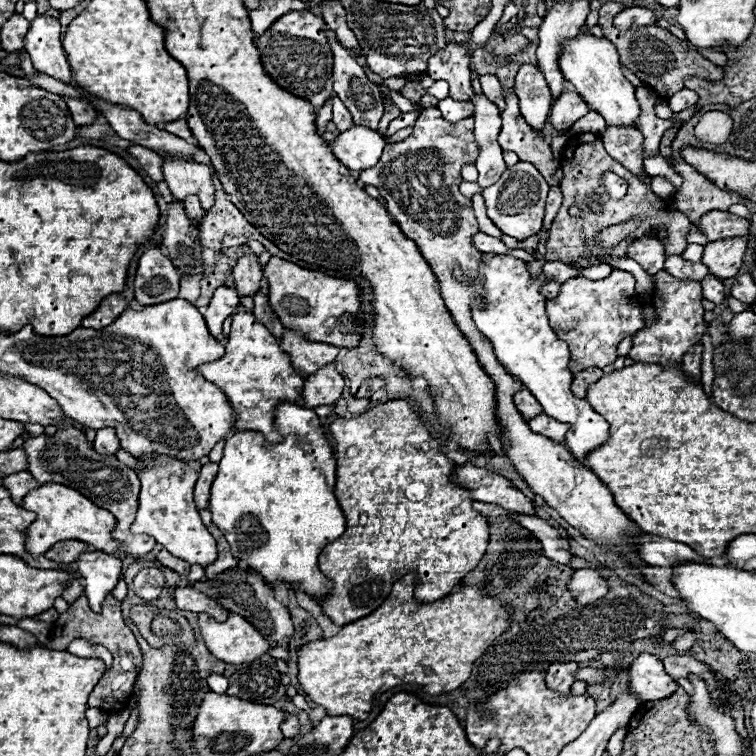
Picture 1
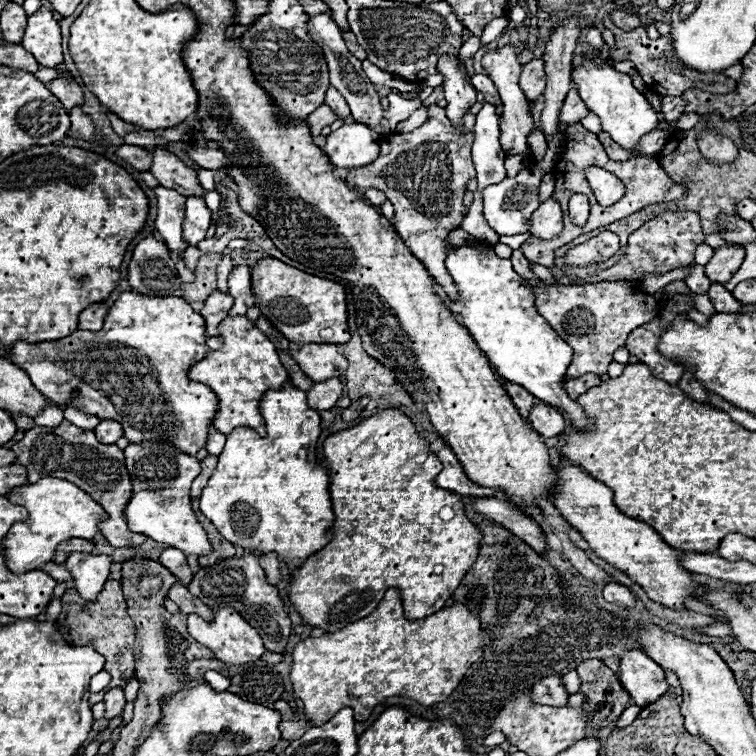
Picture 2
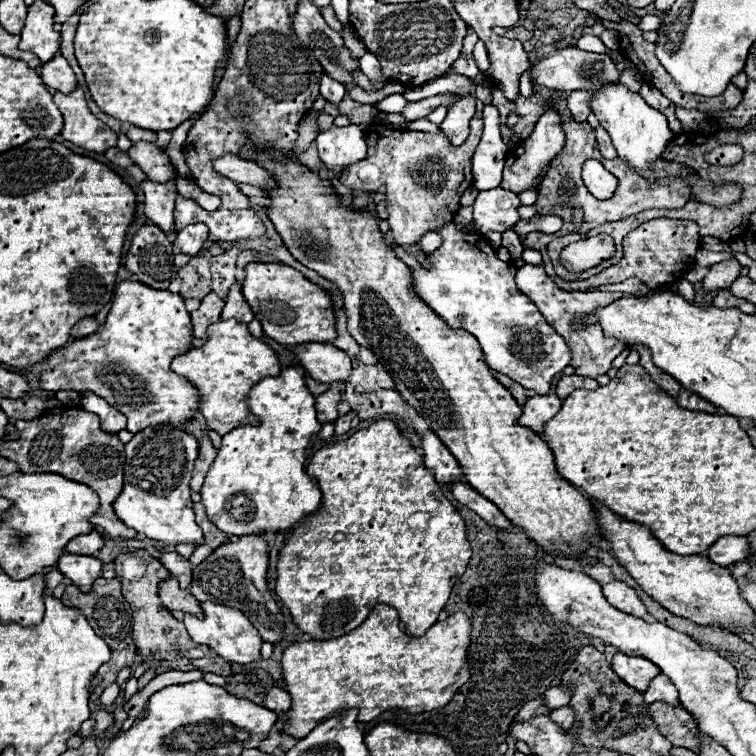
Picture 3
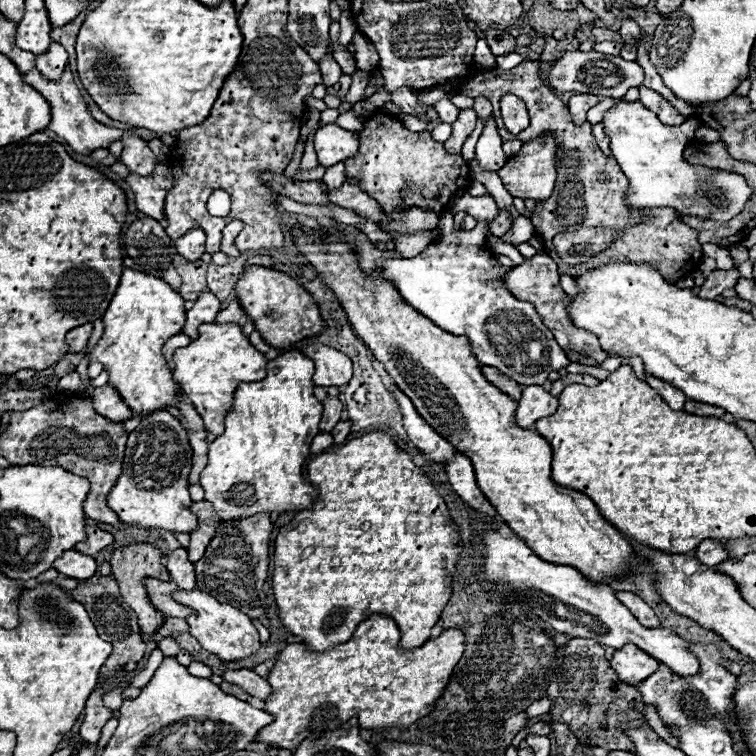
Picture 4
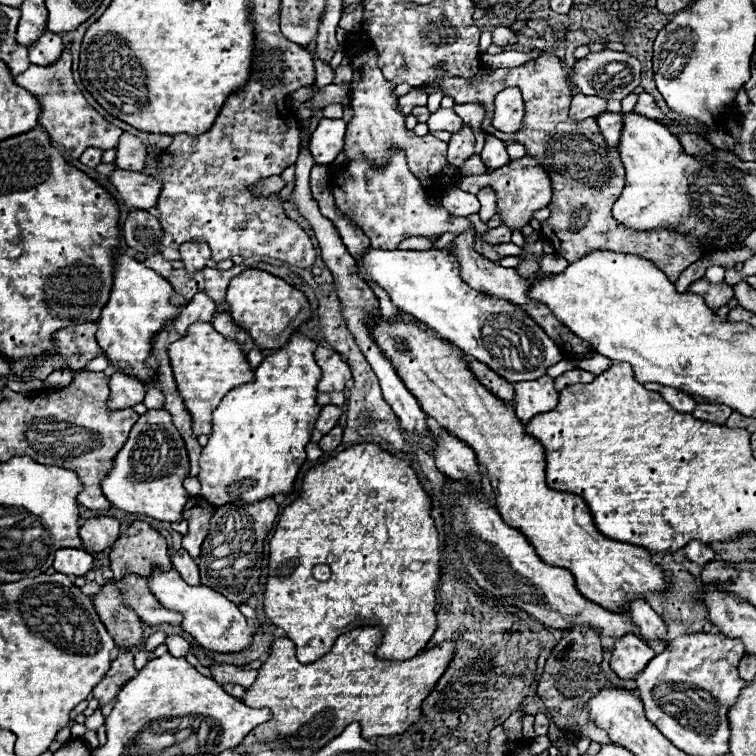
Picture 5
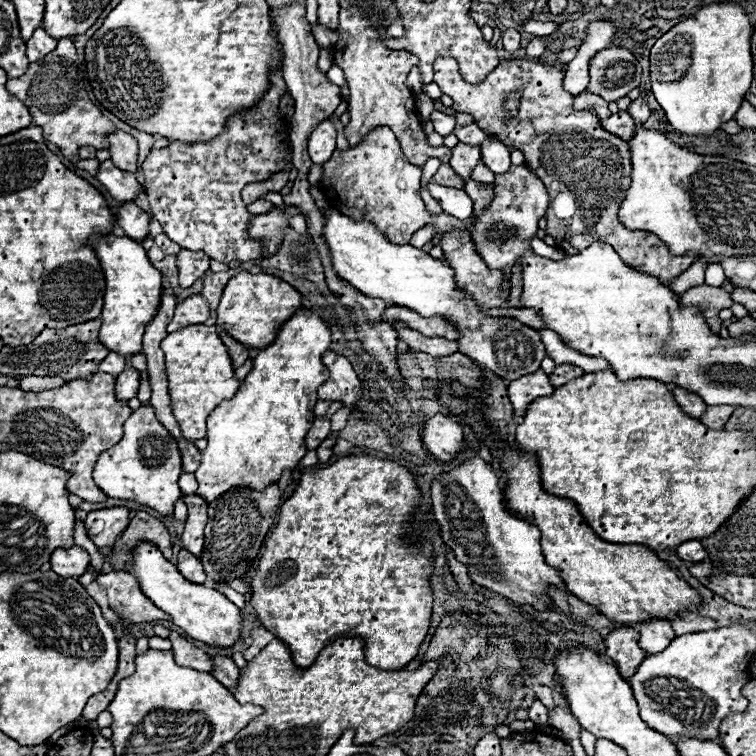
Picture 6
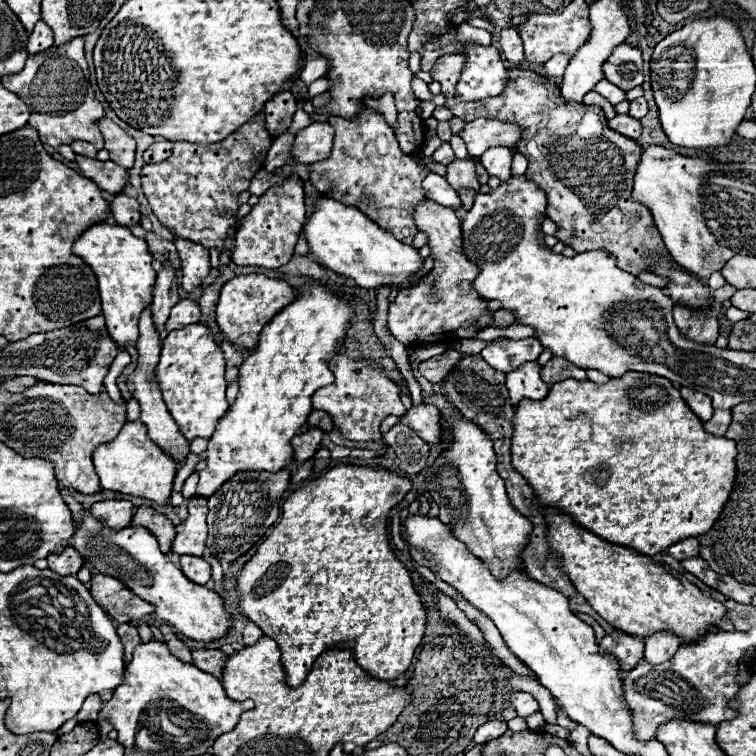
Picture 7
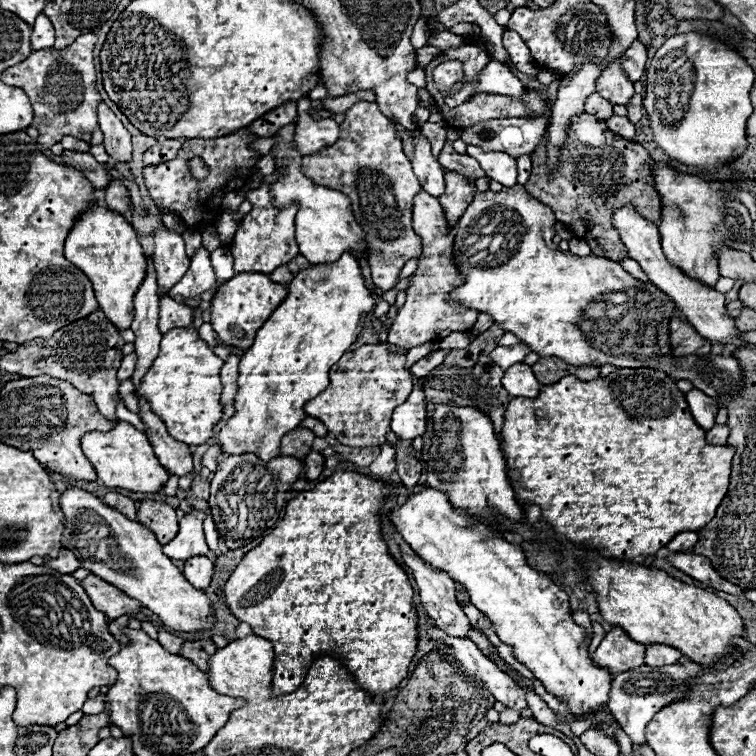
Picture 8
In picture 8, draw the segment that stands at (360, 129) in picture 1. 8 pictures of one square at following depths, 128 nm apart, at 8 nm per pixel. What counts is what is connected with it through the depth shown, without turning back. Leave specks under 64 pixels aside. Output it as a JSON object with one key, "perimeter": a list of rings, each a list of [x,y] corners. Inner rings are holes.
{"perimeter":[[[302,96],[298,100],[298,122],[294,132],[294,148],[300,152],[300,156],[312,156],[328,146],[332,146],[338,140],[338,124],[332,118],[326,120],[312,120],[312,116],[306,112],[310,108],[308,96]]]}

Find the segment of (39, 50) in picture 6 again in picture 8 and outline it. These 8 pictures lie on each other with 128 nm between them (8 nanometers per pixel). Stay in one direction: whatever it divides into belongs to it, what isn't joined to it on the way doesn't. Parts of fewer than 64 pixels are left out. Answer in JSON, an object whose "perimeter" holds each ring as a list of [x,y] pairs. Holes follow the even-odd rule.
{"perimeter":[[[40,14],[32,30],[32,50],[44,50],[48,46],[54,46],[54,28],[50,20],[44,14]]]}

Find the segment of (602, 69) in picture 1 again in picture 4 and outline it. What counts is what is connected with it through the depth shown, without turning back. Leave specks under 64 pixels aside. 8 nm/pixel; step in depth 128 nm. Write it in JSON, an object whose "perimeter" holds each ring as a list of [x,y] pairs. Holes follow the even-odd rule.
{"perimeter":[[[620,98],[616,106],[604,112],[602,124],[610,138],[612,156],[618,160],[618,166],[630,180],[630,188],[626,192],[626,202],[630,206],[672,206],[676,212],[690,216],[710,216],[716,222],[728,222],[732,216],[742,212],[744,204],[752,196],[752,188],[742,176],[730,172],[714,172],[712,168],[684,162],[684,146],[700,124],[694,118],[680,126],[666,126],[640,100],[628,102]]]}

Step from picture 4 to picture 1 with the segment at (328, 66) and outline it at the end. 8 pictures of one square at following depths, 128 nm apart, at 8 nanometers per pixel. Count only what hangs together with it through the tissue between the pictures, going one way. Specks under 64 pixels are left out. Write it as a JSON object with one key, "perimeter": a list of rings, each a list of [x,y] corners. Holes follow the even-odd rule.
{"perimeter":[[[334,96],[332,102],[334,102],[334,118],[332,118],[332,120],[334,120],[336,126],[338,126],[338,132],[344,132],[344,130],[352,128],[352,126],[354,126],[352,116],[350,116],[350,112],[346,110],[346,106],[340,102],[340,98]]]}

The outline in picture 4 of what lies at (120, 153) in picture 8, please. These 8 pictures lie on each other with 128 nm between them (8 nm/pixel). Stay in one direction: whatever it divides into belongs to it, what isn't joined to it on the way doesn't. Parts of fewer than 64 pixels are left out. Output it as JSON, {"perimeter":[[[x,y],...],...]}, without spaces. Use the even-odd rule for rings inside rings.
{"perimeter":[[[130,134],[122,136],[122,142],[124,142],[124,150],[120,156],[122,164],[126,164],[130,172],[136,172],[140,176],[150,176],[158,166],[158,160],[154,152],[148,148],[148,144],[138,136],[130,136]]]}

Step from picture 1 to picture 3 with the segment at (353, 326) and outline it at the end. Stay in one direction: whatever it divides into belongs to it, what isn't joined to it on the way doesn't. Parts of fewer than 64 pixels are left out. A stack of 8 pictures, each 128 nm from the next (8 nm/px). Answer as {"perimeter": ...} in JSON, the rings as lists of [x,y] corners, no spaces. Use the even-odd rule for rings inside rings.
{"perimeter":[[[250,262],[246,266],[246,278],[242,280],[242,292],[252,306],[254,316],[262,322],[264,332],[284,346],[296,346],[300,342],[332,342],[338,336],[332,296],[286,264]]]}

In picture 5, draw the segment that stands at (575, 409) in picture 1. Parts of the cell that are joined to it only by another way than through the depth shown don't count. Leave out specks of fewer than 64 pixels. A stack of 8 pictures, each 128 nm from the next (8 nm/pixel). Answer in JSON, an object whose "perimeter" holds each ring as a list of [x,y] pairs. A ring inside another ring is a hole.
{"perimeter":[[[484,186],[476,195],[481,208],[479,211],[480,220],[486,224],[496,214],[496,192],[490,186]],[[484,218],[484,220],[482,220]],[[372,248],[364,256],[364,264],[358,266],[358,276],[376,282],[388,292],[396,308],[428,324],[464,354],[484,362],[508,382],[538,380],[550,366],[562,360],[554,340],[520,306],[470,288],[460,278],[460,262],[450,252]]]}

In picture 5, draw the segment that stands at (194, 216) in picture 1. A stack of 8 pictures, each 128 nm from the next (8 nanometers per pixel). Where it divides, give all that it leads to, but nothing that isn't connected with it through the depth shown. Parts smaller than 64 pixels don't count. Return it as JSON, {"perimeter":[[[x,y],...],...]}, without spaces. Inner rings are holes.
{"perimeter":[[[204,240],[184,242],[184,244],[180,244],[180,256],[182,256],[184,268],[188,272],[196,272],[196,270],[206,268],[206,262],[210,258],[210,248]]]}

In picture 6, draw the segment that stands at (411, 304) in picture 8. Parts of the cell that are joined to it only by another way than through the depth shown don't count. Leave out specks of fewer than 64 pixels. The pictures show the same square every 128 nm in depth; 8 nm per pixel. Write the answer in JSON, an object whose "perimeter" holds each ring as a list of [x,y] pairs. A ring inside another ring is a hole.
{"perimeter":[[[454,230],[454,232],[448,232],[446,236],[442,236],[440,240],[440,246],[444,250],[444,260],[456,270],[456,282],[458,286],[472,294],[474,300],[480,304],[480,308],[486,308],[486,310],[494,310],[494,308],[500,308],[506,312],[506,316],[512,316],[512,318],[518,318],[520,322],[524,324],[530,324],[530,328],[536,328],[536,330],[544,330],[544,320],[542,316],[532,310],[532,308],[512,308],[508,304],[508,298],[510,298],[510,292],[504,292],[504,282],[506,282],[506,274],[504,272],[496,272],[496,270],[490,270],[484,260],[480,260],[478,252],[476,252],[476,246],[470,238],[470,232],[460,232],[460,230]],[[390,306],[384,312],[384,320],[388,320],[390,324],[394,324],[394,320],[402,320],[406,322],[412,330],[428,336],[428,338],[446,338],[446,340],[456,340],[458,332],[450,328],[450,324],[446,320],[440,318],[422,318],[412,310],[400,308],[400,306]]]}

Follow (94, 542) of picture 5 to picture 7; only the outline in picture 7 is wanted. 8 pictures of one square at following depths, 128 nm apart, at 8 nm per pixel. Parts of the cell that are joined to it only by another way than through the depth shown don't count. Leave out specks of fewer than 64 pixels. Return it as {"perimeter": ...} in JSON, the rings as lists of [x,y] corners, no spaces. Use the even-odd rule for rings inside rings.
{"perimeter":[[[104,500],[92,504],[92,516],[110,530],[122,530],[134,516],[134,504],[128,500]]]}

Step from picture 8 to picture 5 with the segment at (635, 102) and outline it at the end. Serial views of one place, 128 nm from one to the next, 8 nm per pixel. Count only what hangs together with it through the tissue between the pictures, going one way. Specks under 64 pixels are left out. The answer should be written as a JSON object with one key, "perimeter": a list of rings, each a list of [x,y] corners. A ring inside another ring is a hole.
{"perimeter":[[[642,92],[642,94],[640,94],[638,104],[636,104],[634,110],[636,110],[638,114],[642,114],[642,116],[650,116],[650,118],[656,118],[656,120],[660,120],[660,118],[664,116],[662,110],[656,106],[654,98],[652,98],[648,92]]]}

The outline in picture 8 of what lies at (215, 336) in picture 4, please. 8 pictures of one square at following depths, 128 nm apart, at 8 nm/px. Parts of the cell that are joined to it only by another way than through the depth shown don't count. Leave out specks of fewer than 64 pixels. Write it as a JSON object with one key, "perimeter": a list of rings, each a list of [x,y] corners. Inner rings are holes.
{"perimeter":[[[172,328],[164,334],[160,354],[142,378],[138,394],[146,396],[152,410],[166,422],[172,438],[200,446],[214,436],[214,428],[222,418],[222,382],[220,368],[222,360],[212,348],[198,336],[194,328]]]}

